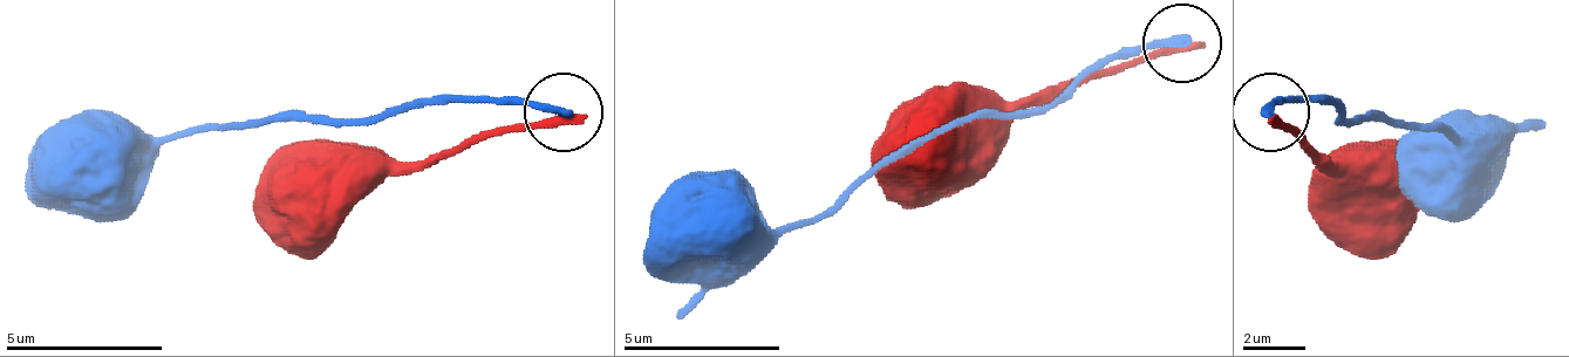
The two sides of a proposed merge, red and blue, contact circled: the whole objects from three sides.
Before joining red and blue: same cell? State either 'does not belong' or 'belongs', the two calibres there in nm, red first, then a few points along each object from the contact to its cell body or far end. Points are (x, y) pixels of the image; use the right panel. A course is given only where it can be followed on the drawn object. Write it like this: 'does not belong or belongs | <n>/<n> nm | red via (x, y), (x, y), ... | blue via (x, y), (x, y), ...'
does not belong | 300/300 nm | red via (1275, 114), (1322, 160), (1330, 160), (1370, 192) | blue via (1267, 114), (1283, 97), (1330, 97), (1345, 122), (1424, 122), (1448, 137), (1455, 137), (1432, 137), (1440, 145)

